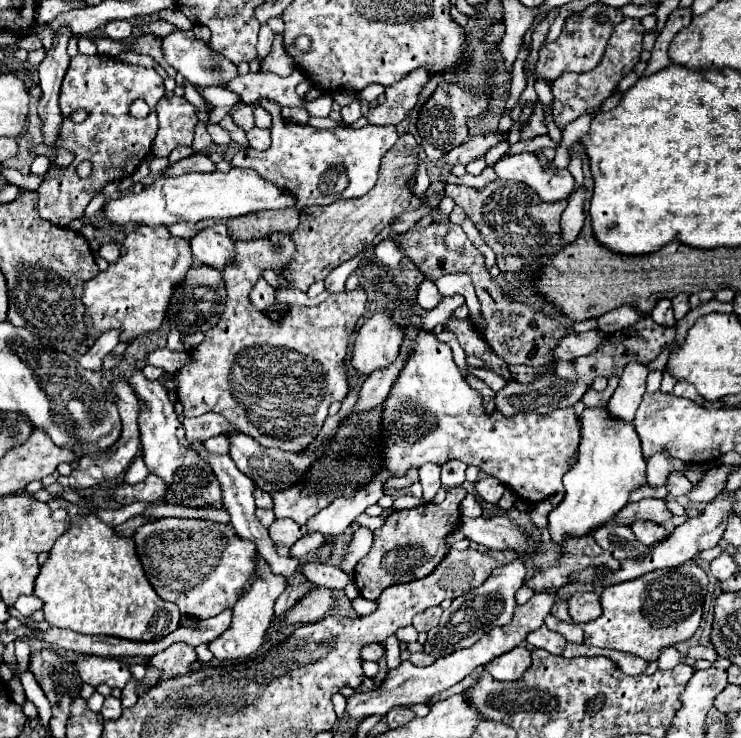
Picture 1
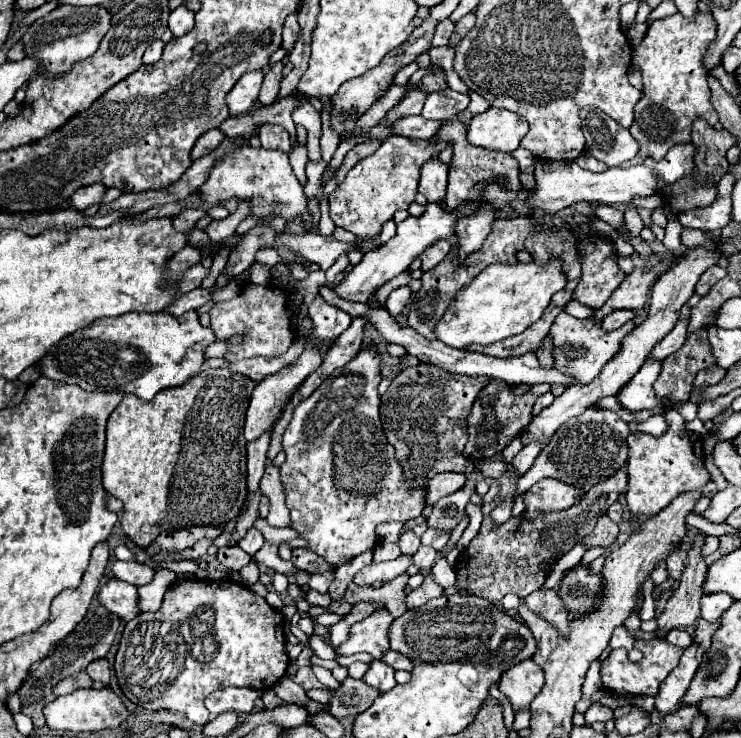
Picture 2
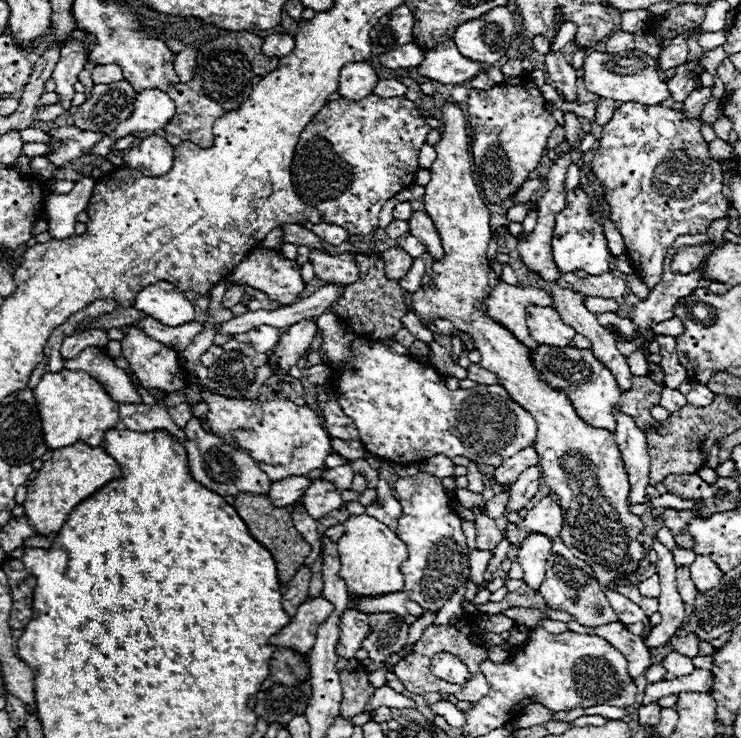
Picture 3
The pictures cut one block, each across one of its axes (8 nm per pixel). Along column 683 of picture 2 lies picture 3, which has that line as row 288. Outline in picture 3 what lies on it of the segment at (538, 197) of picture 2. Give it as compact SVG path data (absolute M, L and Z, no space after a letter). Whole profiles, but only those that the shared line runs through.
M156 282L146 286L134 302L134 308L144 310L166 326L180 326L196 318L194 304L170 282Z

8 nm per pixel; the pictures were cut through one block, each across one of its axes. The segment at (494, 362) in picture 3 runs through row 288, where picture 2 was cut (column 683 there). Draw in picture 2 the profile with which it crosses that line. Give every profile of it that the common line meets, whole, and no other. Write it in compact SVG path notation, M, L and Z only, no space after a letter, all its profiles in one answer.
M674 408L668 412L672 412L672 418L670 414L666 414L668 430L662 436L654 438L642 432L632 432L632 436L628 436L630 454L628 454L626 504L632 514L654 516L682 492L706 486L710 480L708 470L704 468L702 438L684 428L684 418Z

